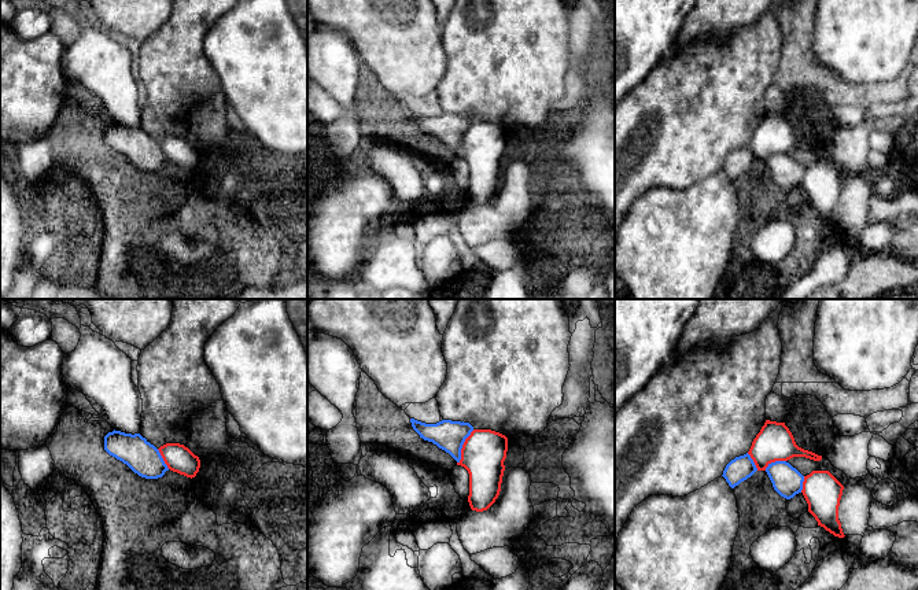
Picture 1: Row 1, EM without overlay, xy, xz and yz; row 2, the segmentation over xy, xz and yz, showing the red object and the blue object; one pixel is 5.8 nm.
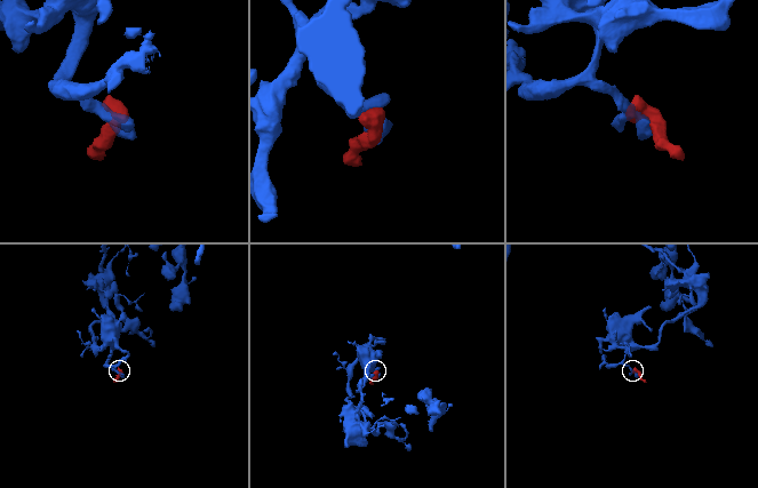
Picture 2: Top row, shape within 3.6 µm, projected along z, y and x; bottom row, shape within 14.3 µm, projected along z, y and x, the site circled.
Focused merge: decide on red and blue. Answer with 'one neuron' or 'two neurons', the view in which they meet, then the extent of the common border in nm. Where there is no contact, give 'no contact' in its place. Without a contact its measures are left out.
two neurons | xz | 220 nm

